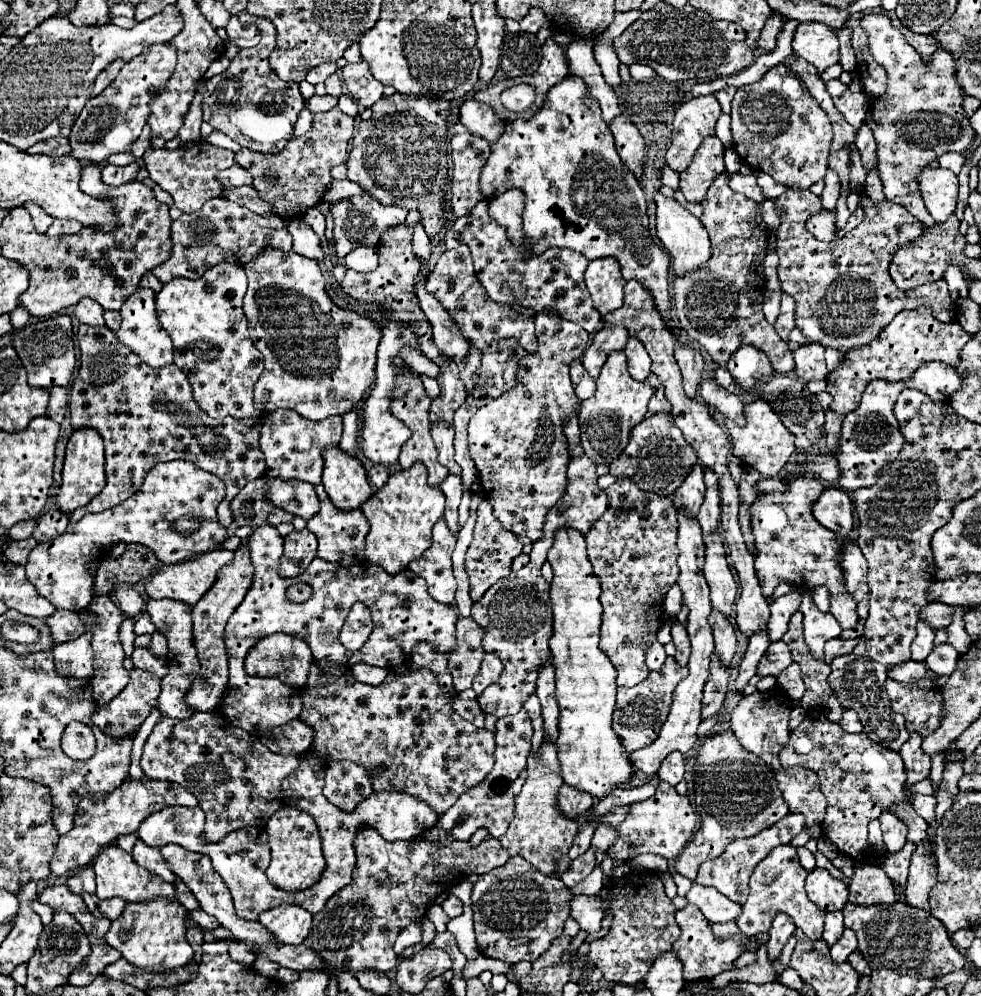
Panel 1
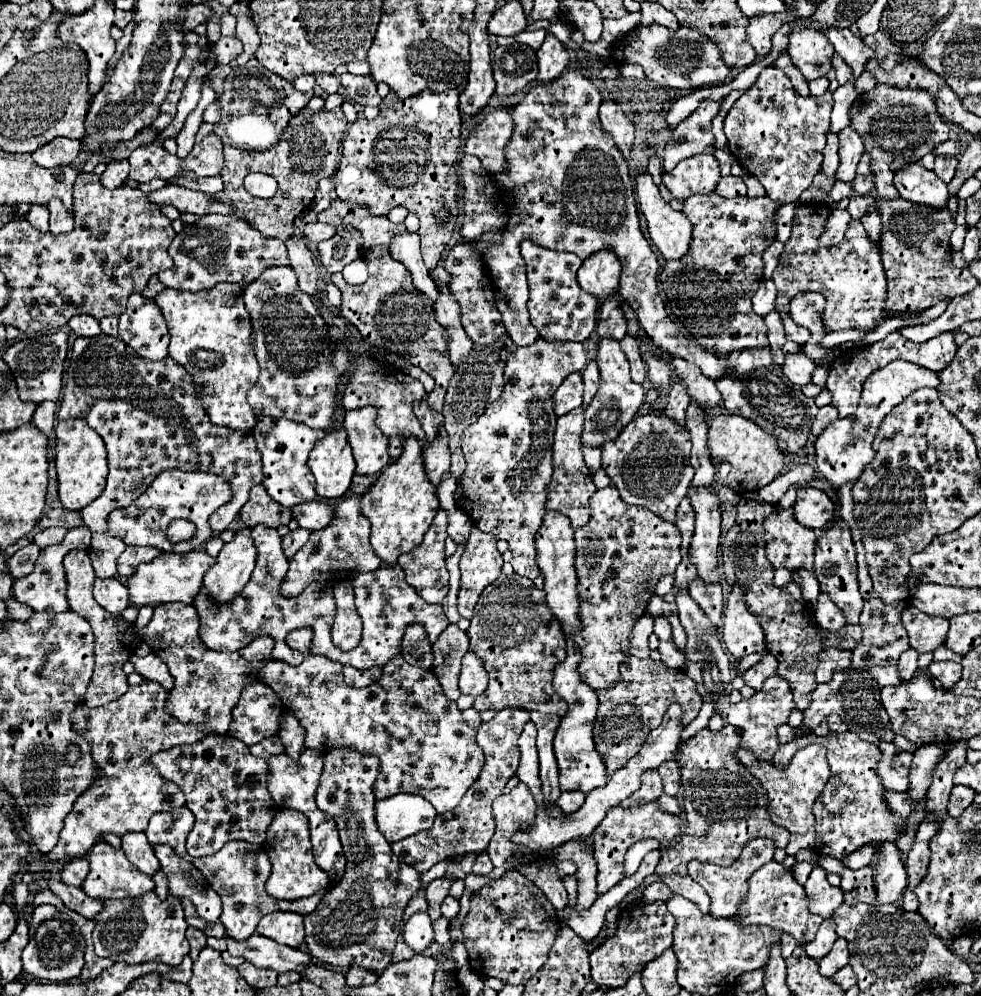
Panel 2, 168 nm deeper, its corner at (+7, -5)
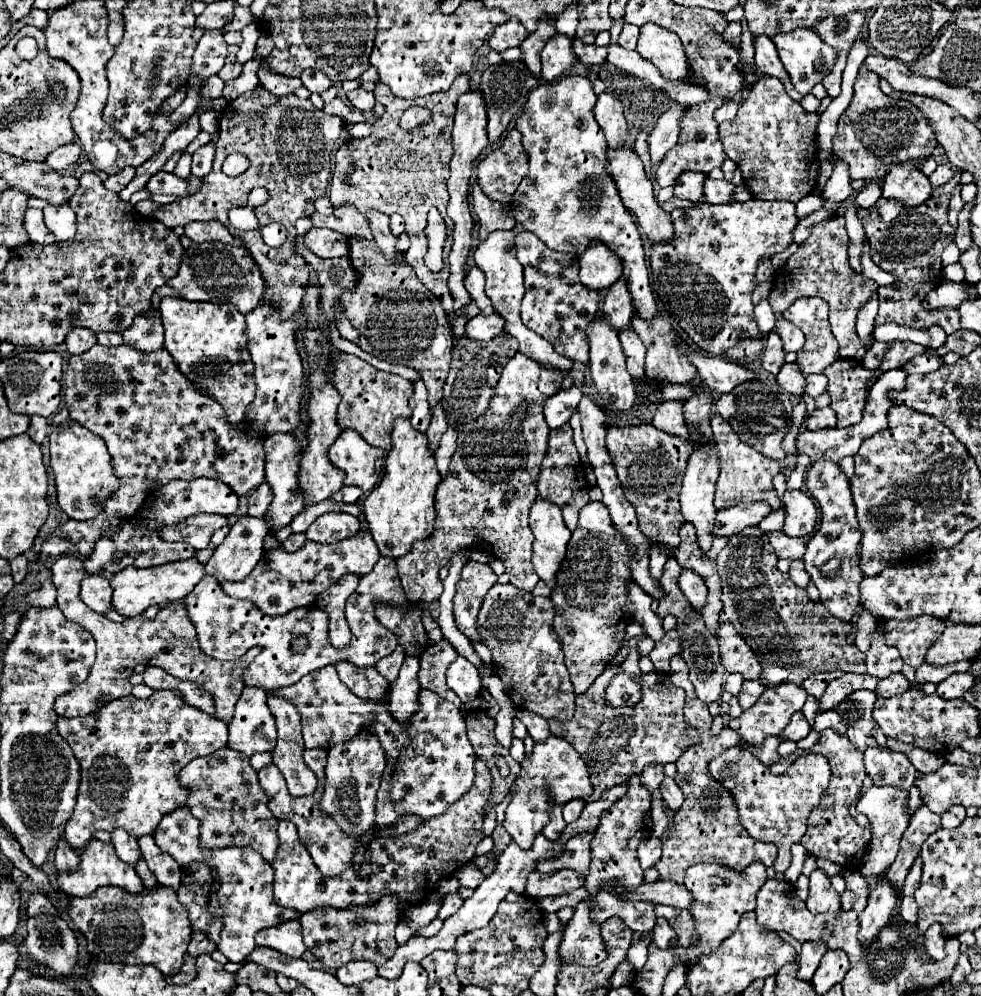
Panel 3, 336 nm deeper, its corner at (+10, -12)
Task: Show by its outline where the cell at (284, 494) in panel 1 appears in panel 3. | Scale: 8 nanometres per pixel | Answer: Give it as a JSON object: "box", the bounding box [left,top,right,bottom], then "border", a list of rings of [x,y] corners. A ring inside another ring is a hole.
{"box":[306,512,360,544],"border":[[[328,512],[316,518],[306,530],[308,540],[320,544],[334,544],[352,538],[360,532],[360,520],[344,512]]]}

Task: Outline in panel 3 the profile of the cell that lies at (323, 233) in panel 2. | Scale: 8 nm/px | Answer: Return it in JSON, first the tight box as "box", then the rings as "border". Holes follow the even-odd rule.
{"box":[302,228,348,258],"border":[[[310,228],[302,242],[320,258],[340,258],[348,254],[348,240],[340,232],[326,228]]]}

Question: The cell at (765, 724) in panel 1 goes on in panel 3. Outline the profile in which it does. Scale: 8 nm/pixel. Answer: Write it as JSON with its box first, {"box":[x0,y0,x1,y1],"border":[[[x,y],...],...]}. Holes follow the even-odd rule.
{"box":[728,684,806,744],"border":[[[780,684],[778,688],[766,688],[758,702],[744,710],[740,718],[730,720],[728,726],[748,740],[748,744],[762,744],[766,736],[778,736],[790,716],[802,710],[806,702],[804,688],[796,684]]]}

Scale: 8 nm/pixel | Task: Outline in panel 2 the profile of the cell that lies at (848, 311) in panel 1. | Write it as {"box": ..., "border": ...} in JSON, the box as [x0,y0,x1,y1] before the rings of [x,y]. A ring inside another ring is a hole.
{"box":[771,203,921,345],"border":[[[799,203],[793,217],[791,237],[783,247],[777,269],[773,271],[771,279],[777,285],[775,309],[781,313],[787,337],[799,345],[807,343],[807,329],[803,329],[789,317],[789,301],[801,291],[819,291],[827,299],[827,305],[823,311],[825,331],[843,331],[843,329],[871,331],[891,317],[917,323],[921,313],[885,311],[887,287],[885,287],[885,271],[881,265],[881,243],[869,239],[861,221],[853,219],[849,223],[845,241],[841,241],[839,245],[821,247],[817,243],[817,235],[821,233],[823,221],[826,221],[828,216],[827,206],[821,206],[819,203]]]}

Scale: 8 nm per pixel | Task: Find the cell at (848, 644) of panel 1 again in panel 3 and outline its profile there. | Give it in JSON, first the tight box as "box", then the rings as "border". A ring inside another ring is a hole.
{"box":[802,672,842,698],"border":[[[820,672],[820,674],[810,676],[808,680],[804,680],[802,688],[804,688],[808,694],[820,698],[820,694],[824,694],[824,688],[828,686],[828,682],[836,680],[838,676],[842,676],[842,672]]]}

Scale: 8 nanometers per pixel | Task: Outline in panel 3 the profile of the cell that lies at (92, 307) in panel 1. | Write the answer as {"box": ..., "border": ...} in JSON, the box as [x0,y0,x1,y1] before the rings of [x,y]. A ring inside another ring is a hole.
{"box":[66,328,96,354],"border":[[[72,328],[66,336],[66,348],[70,354],[88,352],[96,344],[96,336],[86,328]]]}

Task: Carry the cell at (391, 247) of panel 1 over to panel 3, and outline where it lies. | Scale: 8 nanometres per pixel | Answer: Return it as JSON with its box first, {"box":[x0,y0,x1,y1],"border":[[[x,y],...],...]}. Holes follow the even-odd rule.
{"box":[312,206,452,406],"border":[[[338,206],[330,216],[316,212],[312,222],[316,228],[330,228],[348,238],[348,258],[358,274],[358,286],[344,294],[344,308],[346,318],[360,332],[360,348],[380,360],[414,368],[426,384],[430,406],[438,404],[452,360],[450,320],[440,300],[416,278],[410,266],[384,258],[372,238],[366,218],[360,216],[354,206]]]}

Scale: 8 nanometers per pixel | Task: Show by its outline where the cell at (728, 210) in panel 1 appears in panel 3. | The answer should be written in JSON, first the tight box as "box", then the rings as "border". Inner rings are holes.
{"box":[650,200,798,356],"border":[[[748,200],[744,204],[698,204],[688,210],[674,210],[672,214],[674,238],[670,242],[658,242],[650,248],[650,268],[654,290],[664,306],[664,310],[672,316],[672,320],[688,334],[688,338],[708,354],[722,356],[728,348],[732,348],[742,334],[750,334],[752,338],[760,338],[762,332],[754,320],[752,306],[752,290],[756,288],[754,274],[758,262],[764,256],[774,256],[792,244],[792,230],[798,224],[796,206],[788,202],[766,202],[766,200]]]}

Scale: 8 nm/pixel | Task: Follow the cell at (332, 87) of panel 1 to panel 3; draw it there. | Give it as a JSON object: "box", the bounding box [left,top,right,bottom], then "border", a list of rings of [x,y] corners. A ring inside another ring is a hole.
{"box":[300,68,332,92],"border":[[[308,68],[308,70],[304,70],[302,72],[302,76],[300,76],[300,80],[302,80],[302,84],[310,90],[310,92],[324,92],[324,90],[328,90],[330,86],[332,86],[332,82],[330,82],[330,78],[324,74],[324,72],[320,72],[320,70],[314,70],[314,68]]]}

